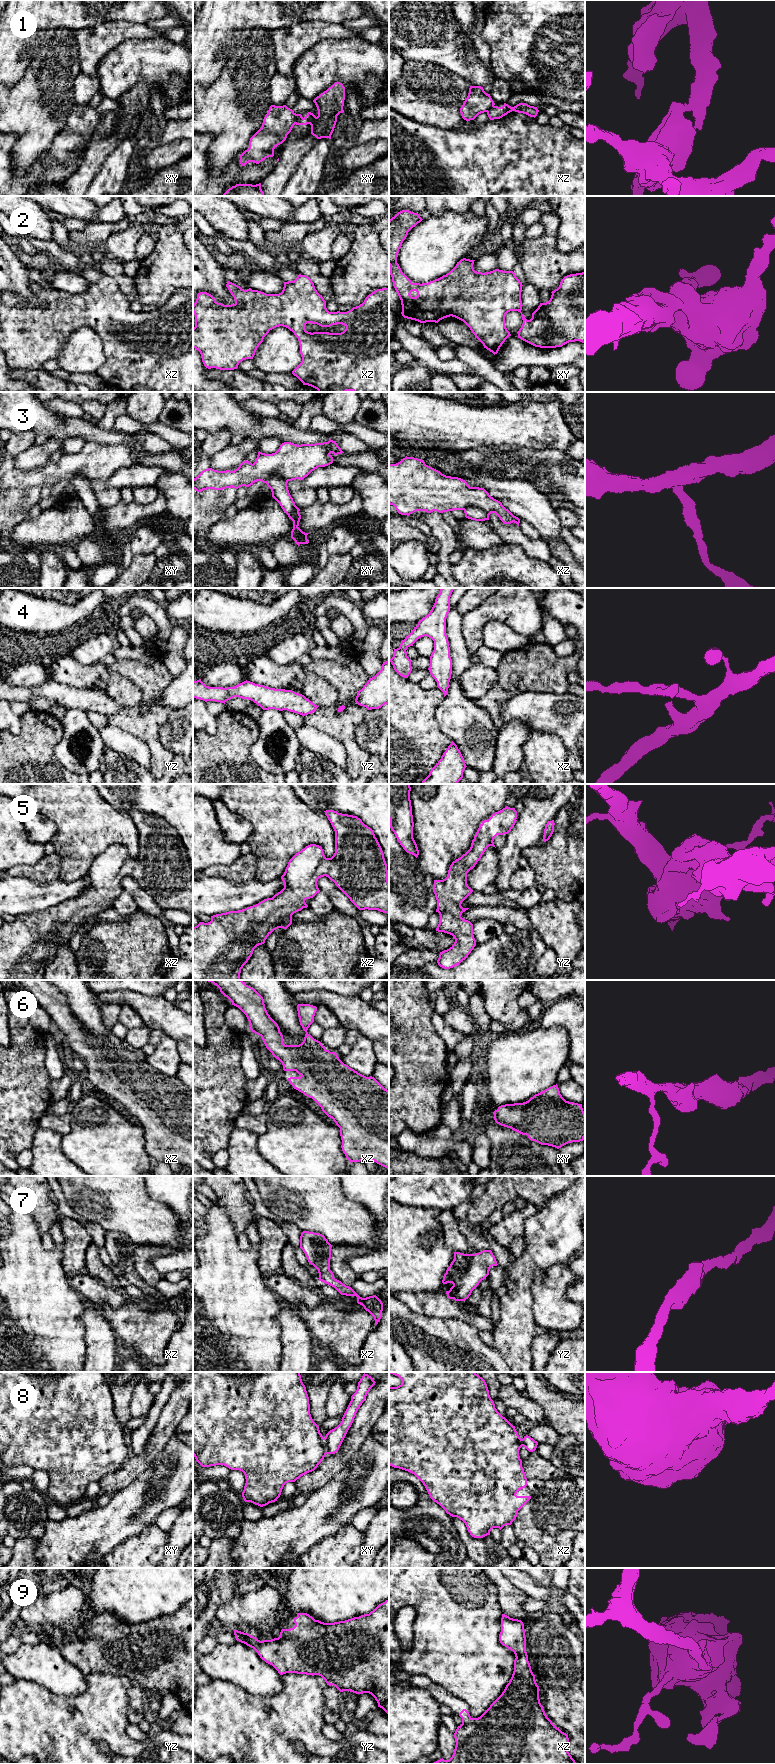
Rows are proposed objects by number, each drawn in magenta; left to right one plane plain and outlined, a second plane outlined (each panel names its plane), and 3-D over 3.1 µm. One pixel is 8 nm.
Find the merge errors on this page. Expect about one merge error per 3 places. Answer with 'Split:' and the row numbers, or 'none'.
Split: 1, 3, 8

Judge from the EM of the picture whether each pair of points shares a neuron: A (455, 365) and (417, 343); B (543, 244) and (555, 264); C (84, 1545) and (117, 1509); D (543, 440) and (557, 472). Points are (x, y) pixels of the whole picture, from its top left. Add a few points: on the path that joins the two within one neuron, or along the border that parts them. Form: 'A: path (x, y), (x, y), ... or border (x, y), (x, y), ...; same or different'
A: path (445, 365), (438, 365), (426, 353); same
B: path (543, 249), (543, 252), (550, 259); same
C: path (93, 1536), (111, 1518); same
D: border (523, 446), (535, 449), (558, 449), (566, 453); different

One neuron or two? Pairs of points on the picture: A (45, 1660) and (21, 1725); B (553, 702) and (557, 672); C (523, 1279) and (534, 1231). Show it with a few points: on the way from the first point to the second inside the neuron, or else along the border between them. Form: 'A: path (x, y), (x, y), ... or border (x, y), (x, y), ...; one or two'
A: border (17, 1679), (34, 1680), (51, 1691), (58, 1693); two
B: border (531, 690), (547, 693), (569, 693); two
C: path (525, 1267), (534, 1258), (534, 1243); one

